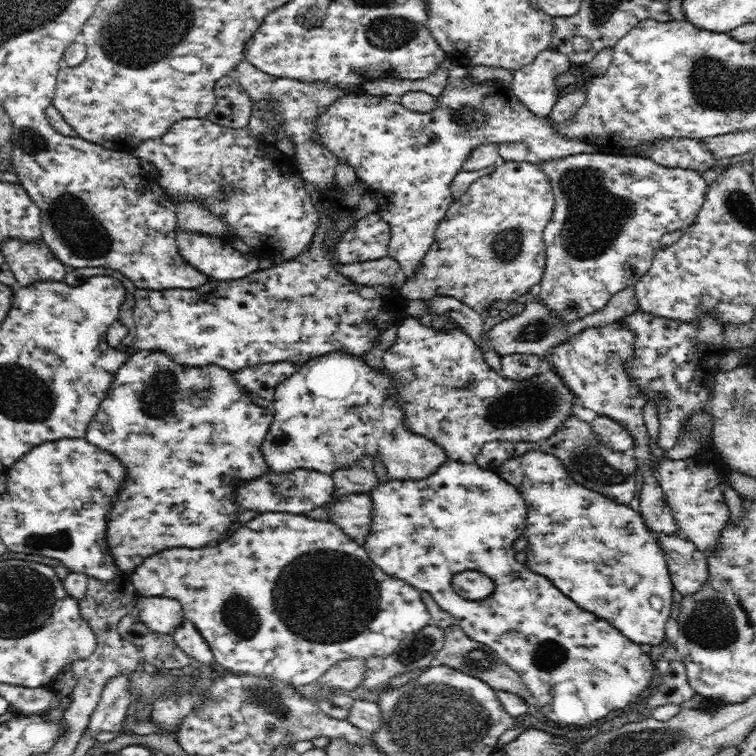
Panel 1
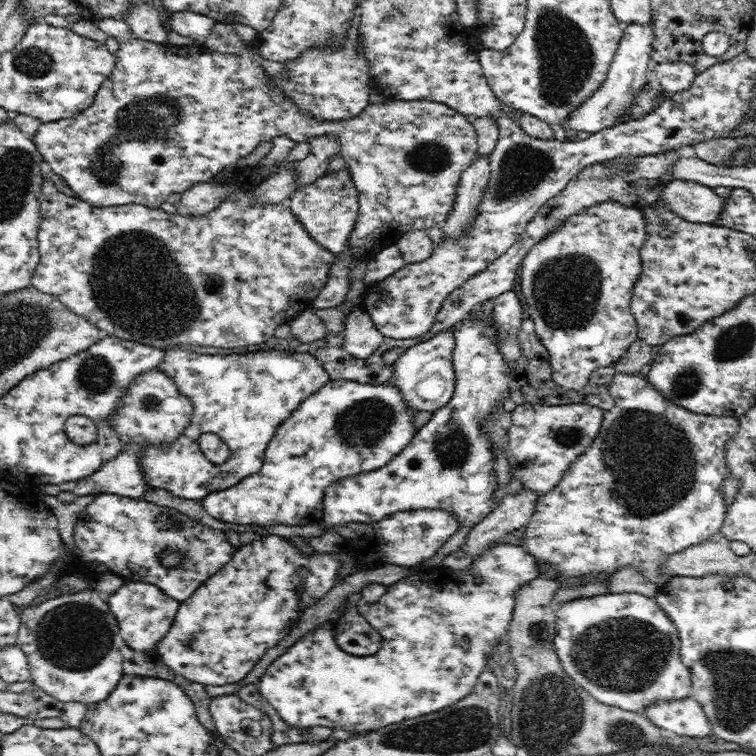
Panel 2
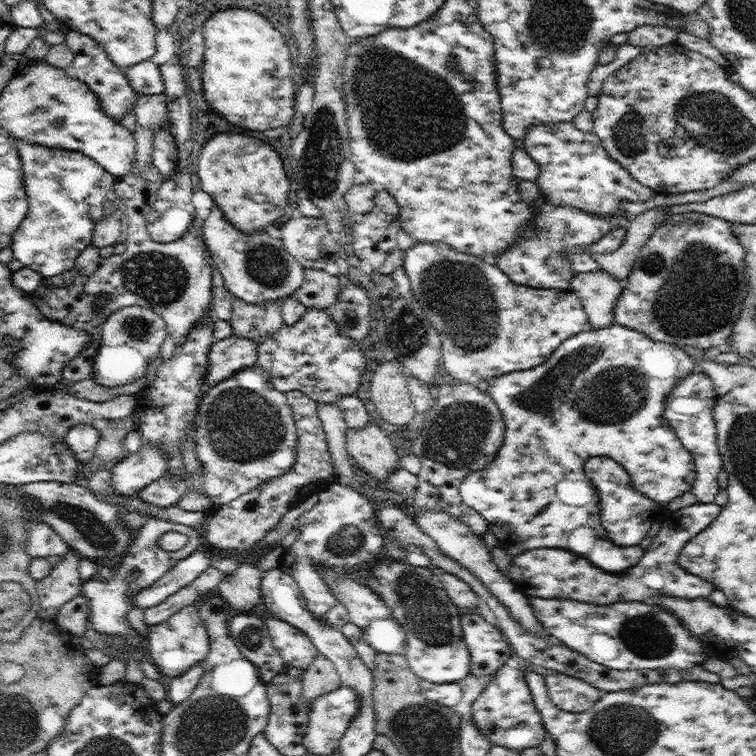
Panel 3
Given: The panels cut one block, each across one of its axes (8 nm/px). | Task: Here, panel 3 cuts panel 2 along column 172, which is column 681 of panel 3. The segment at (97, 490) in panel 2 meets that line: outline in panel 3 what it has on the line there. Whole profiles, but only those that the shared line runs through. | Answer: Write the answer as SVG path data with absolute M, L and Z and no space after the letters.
M695 371L674 386L671 394L668 395L664 409L664 416L669 426L674 429L695 462L696 480L690 491L699 502L706 504L714 502L714 496L720 490L718 474L723 470L722 457L717 443L716 421L712 416L715 402L716 395L709 376L704 372Z

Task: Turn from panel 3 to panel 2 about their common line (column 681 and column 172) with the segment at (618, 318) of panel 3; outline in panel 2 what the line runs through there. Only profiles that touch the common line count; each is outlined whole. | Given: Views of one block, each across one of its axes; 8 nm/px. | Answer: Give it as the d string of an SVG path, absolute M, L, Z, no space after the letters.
M45 176L42 191L39 194L40 228L38 228L38 250L40 260L31 278L31 285L39 291L51 294L72 312L85 316L103 335L116 335L122 340L133 340L167 350L178 346L190 347L193 350L206 346L216 348L234 348L250 346L262 342L274 343L274 333L280 324L290 324L300 312L314 309L312 302L328 280L330 268L336 262L337 255L320 246L318 241L310 236L305 226L293 215L292 207L288 203L260 204L255 202L254 192L237 191L214 210L202 216L182 216L168 214L161 207L148 207L143 204L125 204L117 207L96 207L78 197L66 196L59 192L50 179Z

